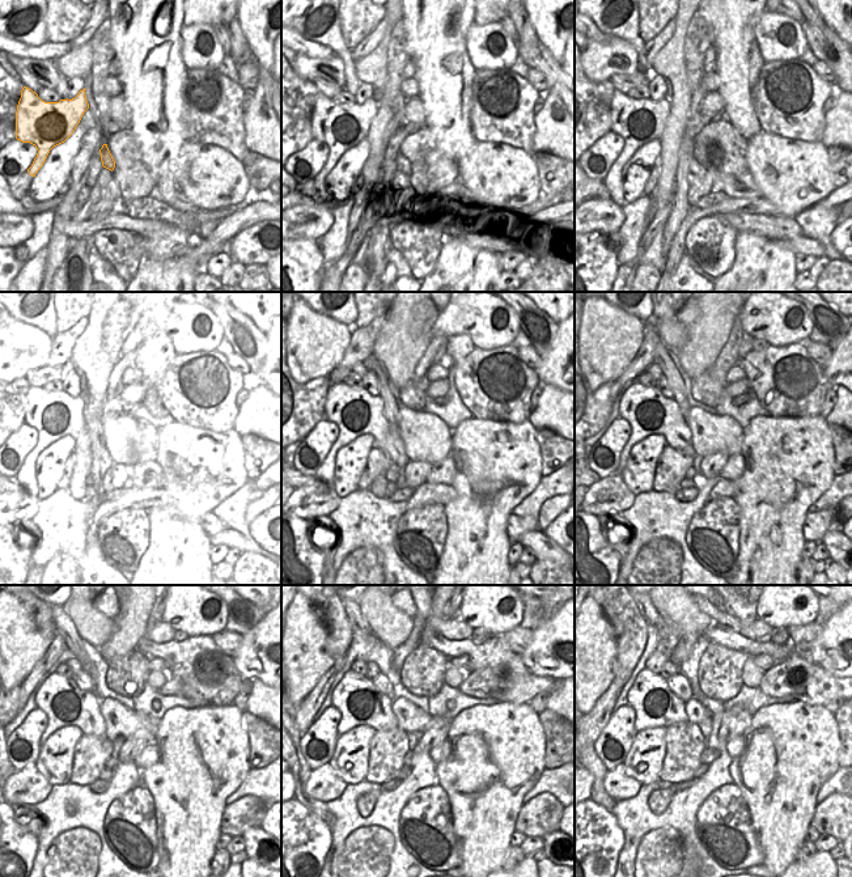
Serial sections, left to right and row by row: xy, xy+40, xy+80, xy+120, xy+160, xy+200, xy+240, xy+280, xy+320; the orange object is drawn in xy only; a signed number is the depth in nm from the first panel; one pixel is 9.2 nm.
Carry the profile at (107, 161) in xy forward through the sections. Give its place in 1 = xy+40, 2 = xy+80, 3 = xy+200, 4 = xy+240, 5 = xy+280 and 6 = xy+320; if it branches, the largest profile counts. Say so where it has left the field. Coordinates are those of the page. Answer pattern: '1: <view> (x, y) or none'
1: xy+40 (402, 166)
2: xy+80 (695, 168)
3: xy+200 (649, 412)
4: xy+240 (64, 703)
5: xy+280 (356, 698)
6: xy+320 (655, 704)

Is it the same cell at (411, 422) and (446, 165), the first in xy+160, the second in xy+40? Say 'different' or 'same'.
same

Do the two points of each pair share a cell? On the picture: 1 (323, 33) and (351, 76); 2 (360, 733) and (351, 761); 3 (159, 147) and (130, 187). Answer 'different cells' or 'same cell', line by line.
1: same cell
2: same cell
3: different cells

